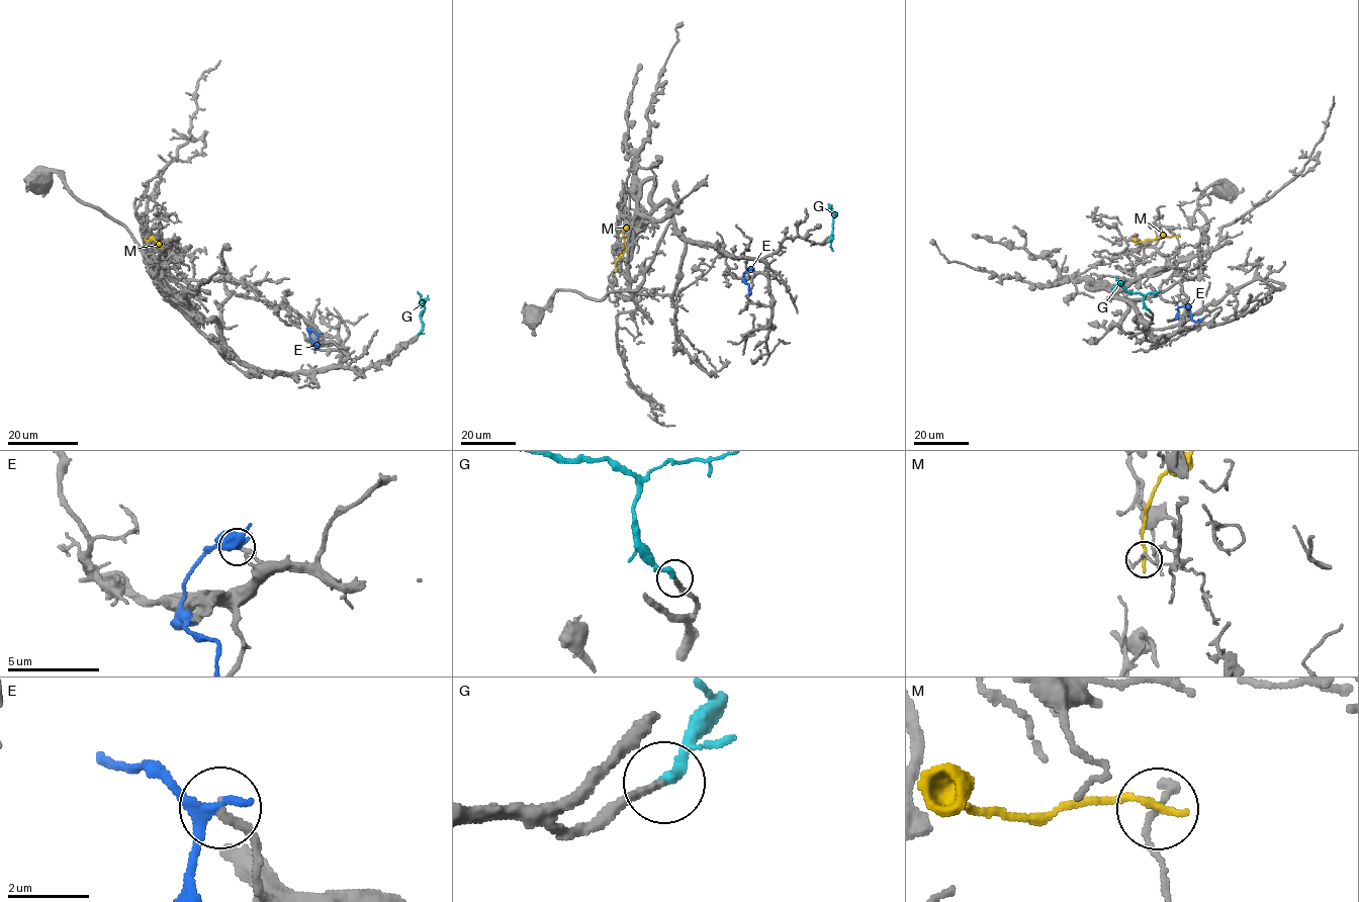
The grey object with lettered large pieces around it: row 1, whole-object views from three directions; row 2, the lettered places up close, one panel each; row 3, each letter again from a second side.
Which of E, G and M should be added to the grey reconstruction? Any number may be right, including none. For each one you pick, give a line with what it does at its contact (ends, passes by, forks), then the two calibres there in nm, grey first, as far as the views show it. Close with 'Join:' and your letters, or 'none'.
G: It ends there. Thickness 190 nm (grey) against 320 nm
Join: G

